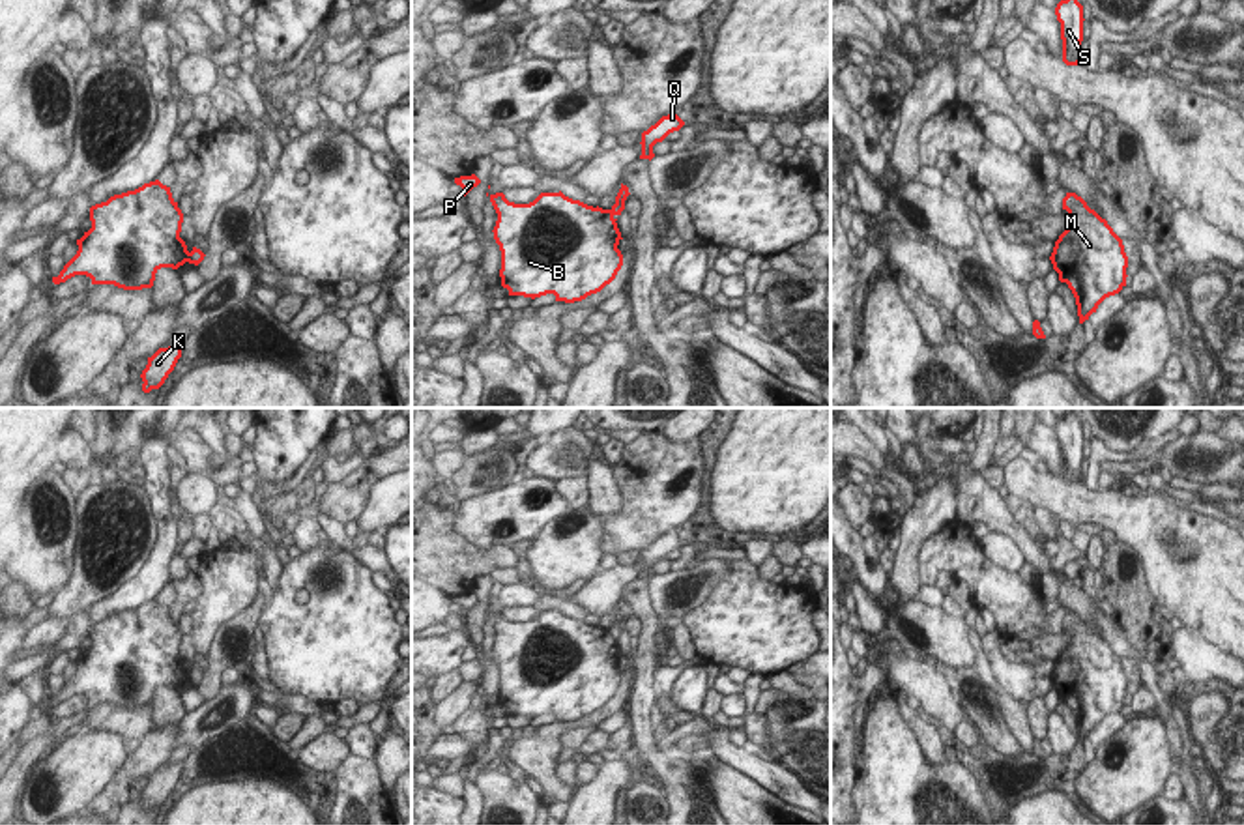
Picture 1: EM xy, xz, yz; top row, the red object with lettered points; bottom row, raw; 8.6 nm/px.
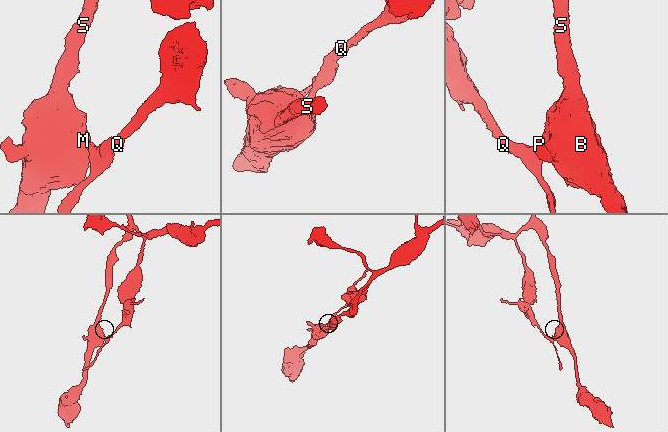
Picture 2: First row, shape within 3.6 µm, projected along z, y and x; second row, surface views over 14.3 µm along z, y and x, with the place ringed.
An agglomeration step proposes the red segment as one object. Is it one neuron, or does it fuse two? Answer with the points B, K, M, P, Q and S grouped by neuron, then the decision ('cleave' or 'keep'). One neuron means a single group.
B M P S / K Q; cleave

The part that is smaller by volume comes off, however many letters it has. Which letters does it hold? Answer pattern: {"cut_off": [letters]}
{"cut_off": ["K", "Q"]}

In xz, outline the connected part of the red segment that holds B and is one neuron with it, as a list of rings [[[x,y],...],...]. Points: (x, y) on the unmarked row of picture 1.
[[[503,612],[488,614],[498,640],[494,659],[501,670],[501,705],[509,715],[541,716],[554,713],[556,720],[574,722],[610,703],[623,685],[617,668],[621,651],[617,638],[602,627],[587,625],[559,612],[541,612],[529,623],[514,623]]]

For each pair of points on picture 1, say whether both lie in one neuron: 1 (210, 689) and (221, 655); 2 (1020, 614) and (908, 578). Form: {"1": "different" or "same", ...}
{"1": "same", "2": "different"}

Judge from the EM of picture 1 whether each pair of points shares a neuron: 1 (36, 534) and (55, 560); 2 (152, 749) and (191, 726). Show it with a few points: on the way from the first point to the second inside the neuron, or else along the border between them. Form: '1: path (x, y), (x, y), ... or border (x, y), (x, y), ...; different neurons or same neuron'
1: path (42, 539), (49, 554); same neuron
2: border (180, 723), (174, 747); different neurons

